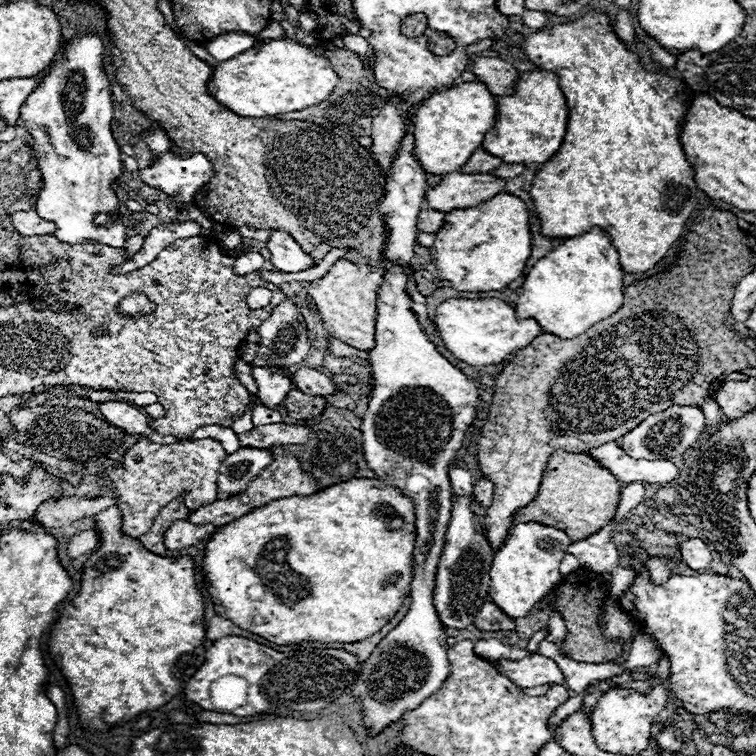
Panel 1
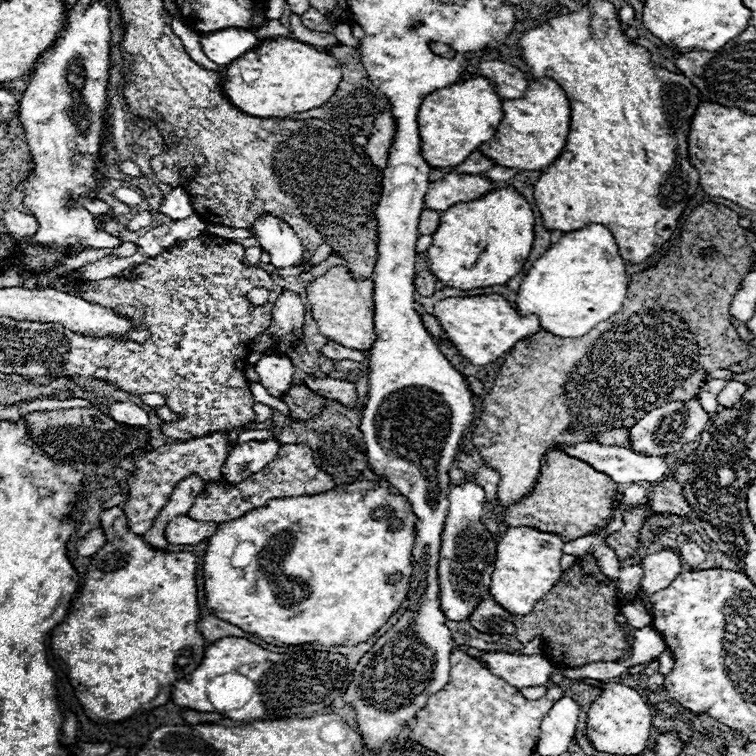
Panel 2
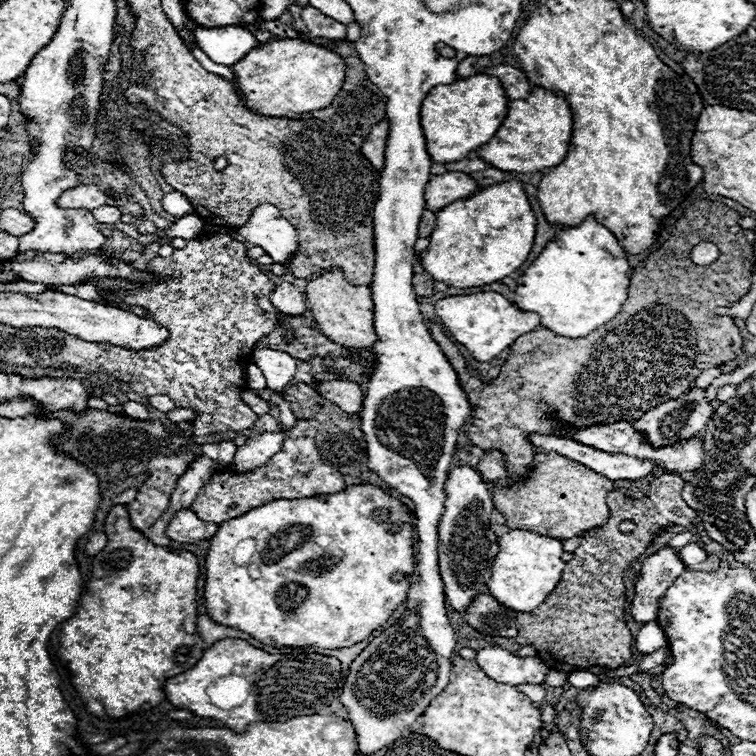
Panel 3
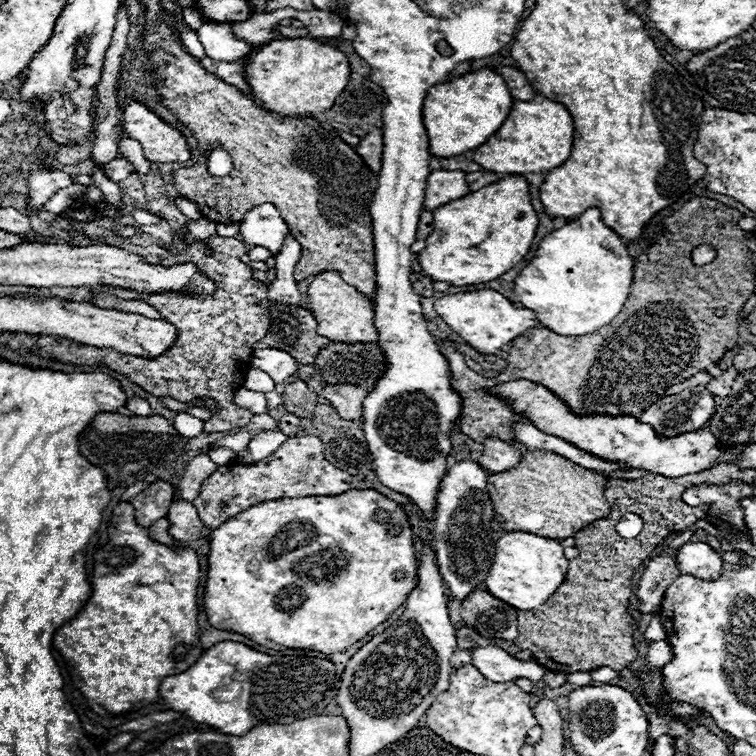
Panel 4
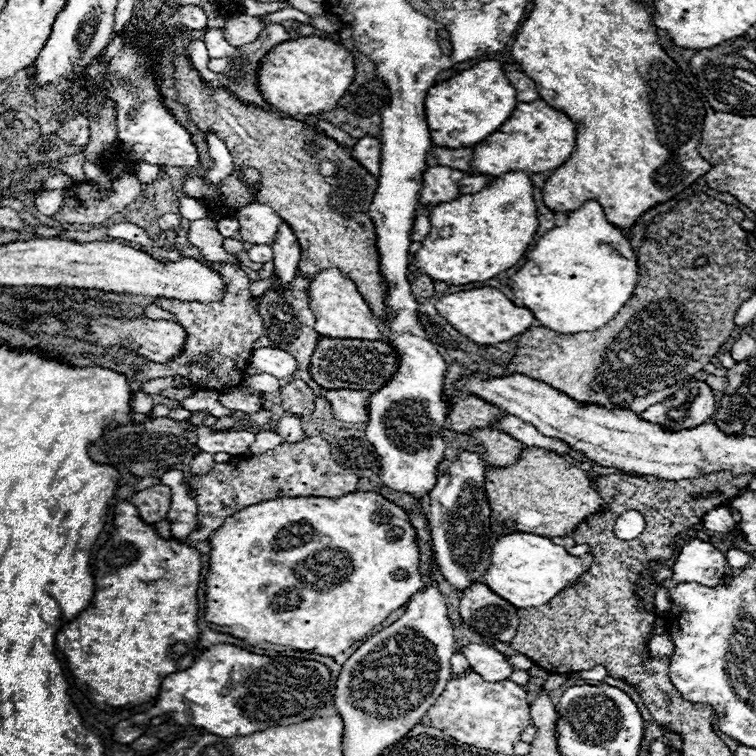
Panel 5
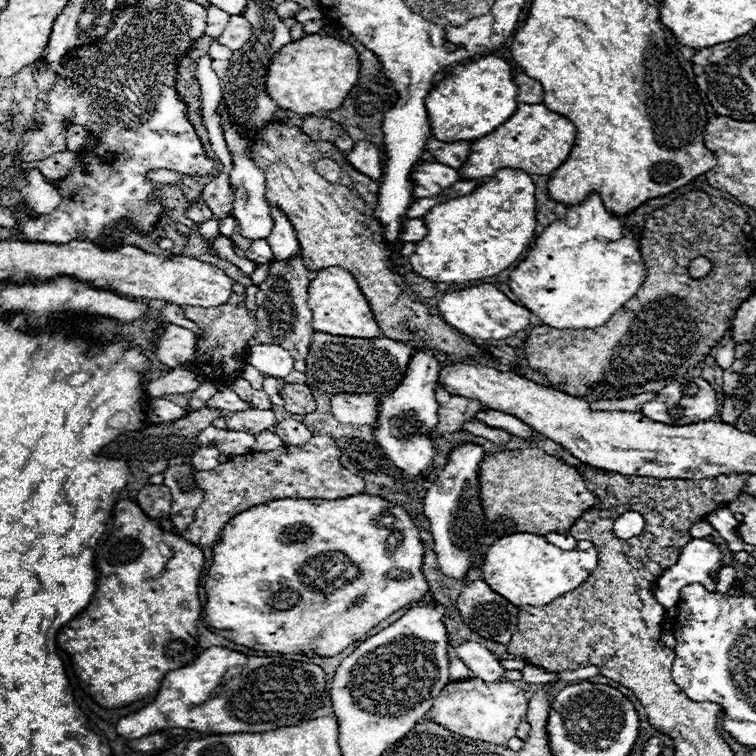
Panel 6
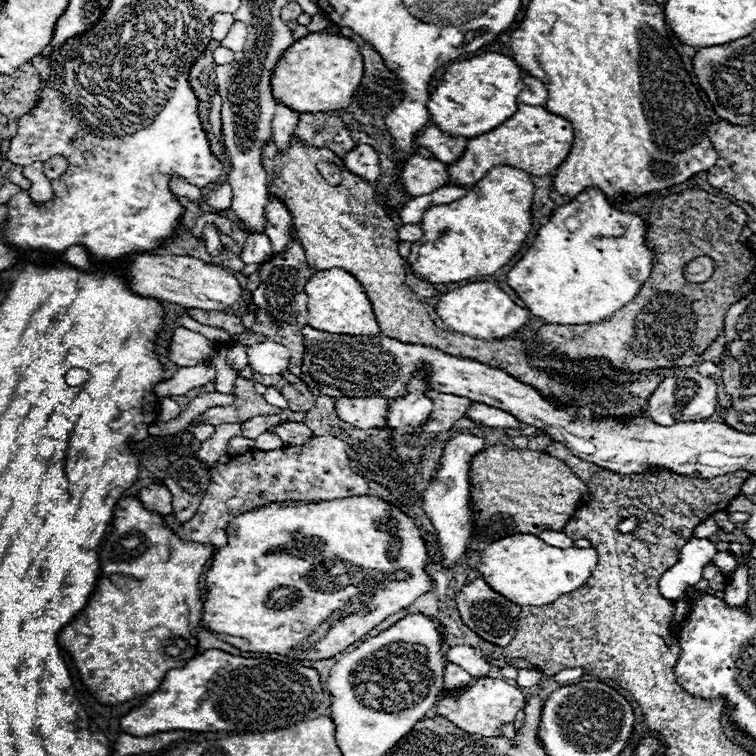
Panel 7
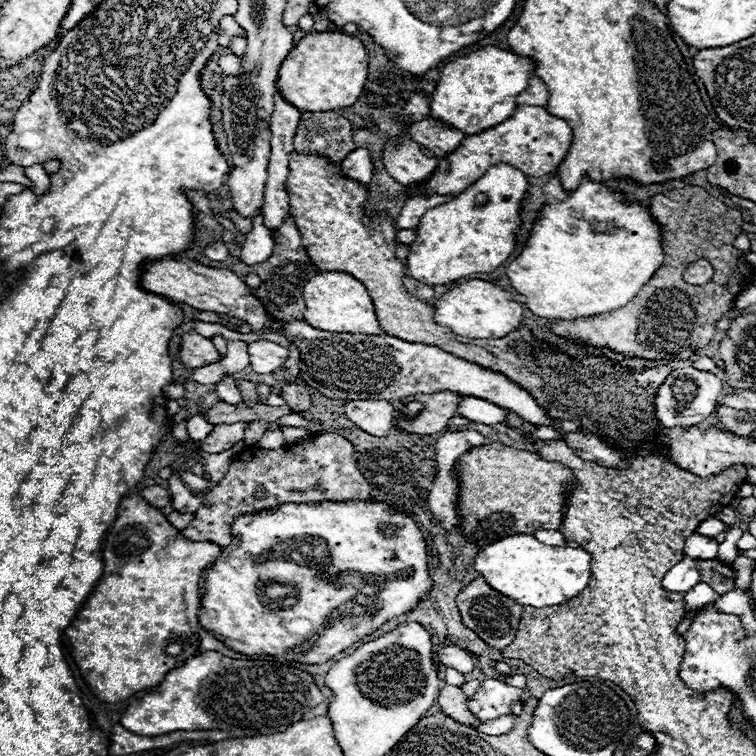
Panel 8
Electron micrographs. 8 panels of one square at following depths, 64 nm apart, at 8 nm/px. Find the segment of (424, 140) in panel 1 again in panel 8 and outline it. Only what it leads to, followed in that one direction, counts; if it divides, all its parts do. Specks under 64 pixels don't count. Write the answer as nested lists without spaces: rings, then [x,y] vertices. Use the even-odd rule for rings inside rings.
[[[484,46],[472,54],[454,58],[440,70],[440,80],[430,96],[430,116],[452,124],[452,128],[460,128],[466,136],[494,128],[516,112],[516,96],[528,86],[532,72],[532,60],[496,46]]]

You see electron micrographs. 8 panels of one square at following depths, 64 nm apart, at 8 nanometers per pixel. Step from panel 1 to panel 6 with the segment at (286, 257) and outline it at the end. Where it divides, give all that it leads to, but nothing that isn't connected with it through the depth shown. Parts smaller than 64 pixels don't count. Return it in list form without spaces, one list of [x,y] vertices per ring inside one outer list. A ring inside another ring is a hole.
[[[230,122],[226,126],[224,138],[226,138],[228,150],[232,152],[232,160],[234,160],[234,170],[230,172],[230,184],[236,188],[236,192],[234,192],[236,200],[234,200],[232,216],[238,220],[240,234],[246,240],[266,240],[270,236],[270,230],[274,228],[274,220],[270,216],[270,206],[266,204],[266,198],[264,198],[264,172],[260,172],[260,168],[246,156],[246,148],[250,146],[250,140],[240,138],[238,128],[236,126],[232,128]]]

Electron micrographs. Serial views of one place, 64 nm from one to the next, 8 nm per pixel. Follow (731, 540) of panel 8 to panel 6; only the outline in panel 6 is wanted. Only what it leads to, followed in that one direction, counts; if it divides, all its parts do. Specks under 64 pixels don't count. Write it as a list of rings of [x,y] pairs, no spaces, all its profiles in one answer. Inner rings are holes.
[[[722,566],[720,574],[718,574],[718,584],[716,584],[716,592],[726,592],[732,582],[736,580],[736,570],[732,566]]]

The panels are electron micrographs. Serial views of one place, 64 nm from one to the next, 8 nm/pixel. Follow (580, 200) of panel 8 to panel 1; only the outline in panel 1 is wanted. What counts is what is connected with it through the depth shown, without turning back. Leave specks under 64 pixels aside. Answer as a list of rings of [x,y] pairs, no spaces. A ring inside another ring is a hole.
[[[592,228],[584,236],[568,242],[560,242],[550,254],[540,258],[526,274],[526,280],[522,284],[522,290],[516,300],[516,316],[522,318],[534,318],[542,332],[554,334],[558,338],[576,338],[582,332],[586,332],[592,324],[612,316],[618,312],[622,300],[624,300],[624,272],[618,264],[618,252],[610,244],[608,234],[600,228]]]

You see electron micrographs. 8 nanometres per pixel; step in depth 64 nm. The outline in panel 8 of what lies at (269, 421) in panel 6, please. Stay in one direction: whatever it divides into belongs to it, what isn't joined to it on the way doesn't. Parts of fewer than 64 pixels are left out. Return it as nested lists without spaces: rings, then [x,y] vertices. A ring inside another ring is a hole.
[[[298,414],[283,416],[277,424],[279,426],[304,426],[304,428],[308,428],[312,434],[314,434],[314,432],[318,432],[318,428],[316,428],[316,426],[312,426],[310,422],[306,422],[306,420],[304,420],[302,416],[298,416]],[[254,420],[254,422],[250,422],[248,428],[246,428],[246,442],[248,442],[248,444],[256,444],[258,438],[260,438],[266,430],[270,430],[270,422],[266,422],[266,420]]]

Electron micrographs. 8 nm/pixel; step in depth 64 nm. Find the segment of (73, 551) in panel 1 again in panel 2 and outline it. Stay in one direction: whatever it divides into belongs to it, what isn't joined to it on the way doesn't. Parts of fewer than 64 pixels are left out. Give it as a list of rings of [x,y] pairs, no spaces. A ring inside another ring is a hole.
[[[100,528],[90,530],[82,540],[76,542],[76,552],[78,556],[92,556],[104,546],[104,534]]]

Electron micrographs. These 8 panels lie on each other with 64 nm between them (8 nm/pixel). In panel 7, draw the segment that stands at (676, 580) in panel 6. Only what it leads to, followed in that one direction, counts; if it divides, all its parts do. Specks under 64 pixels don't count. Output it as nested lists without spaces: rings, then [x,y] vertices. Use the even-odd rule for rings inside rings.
[[[690,538],[680,550],[680,560],[658,580],[660,594],[672,602],[682,600],[686,588],[696,586],[702,580],[704,568],[714,562],[716,554],[718,550],[714,542],[706,538]]]

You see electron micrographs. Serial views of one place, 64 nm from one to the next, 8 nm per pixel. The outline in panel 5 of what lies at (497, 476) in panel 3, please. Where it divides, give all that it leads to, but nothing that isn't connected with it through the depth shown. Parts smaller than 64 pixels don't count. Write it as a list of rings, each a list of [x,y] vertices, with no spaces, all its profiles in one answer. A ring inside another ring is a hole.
[[[476,430],[472,432],[474,438],[480,438],[480,442],[488,448],[488,456],[482,456],[484,464],[486,466],[510,466],[510,464],[516,464],[520,452],[526,448],[524,444],[520,444],[518,440],[514,440],[512,436],[504,434],[504,432],[498,432],[498,430]]]

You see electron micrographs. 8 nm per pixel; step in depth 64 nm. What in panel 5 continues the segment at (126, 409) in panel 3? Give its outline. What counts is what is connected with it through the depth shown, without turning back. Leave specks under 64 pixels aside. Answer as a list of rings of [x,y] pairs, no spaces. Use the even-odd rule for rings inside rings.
[[[136,392],[132,396],[132,412],[138,412],[138,414],[148,414],[152,410],[152,398],[144,392]]]

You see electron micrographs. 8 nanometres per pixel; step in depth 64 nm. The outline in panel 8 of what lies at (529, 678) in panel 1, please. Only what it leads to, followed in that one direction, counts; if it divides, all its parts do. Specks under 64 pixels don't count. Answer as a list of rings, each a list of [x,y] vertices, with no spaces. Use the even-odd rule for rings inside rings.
[[[444,646],[442,650],[436,652],[436,660],[446,664],[446,666],[452,666],[464,674],[470,674],[474,670],[472,654],[464,648],[458,648],[458,646]]]

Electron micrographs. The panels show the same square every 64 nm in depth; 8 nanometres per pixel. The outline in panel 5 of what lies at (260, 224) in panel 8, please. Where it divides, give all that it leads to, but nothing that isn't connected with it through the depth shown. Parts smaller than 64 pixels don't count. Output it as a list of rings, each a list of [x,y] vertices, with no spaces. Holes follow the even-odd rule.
[[[254,244],[254,246],[248,250],[248,256],[250,256],[252,262],[264,264],[264,262],[272,260],[272,248],[266,246],[266,244]]]

